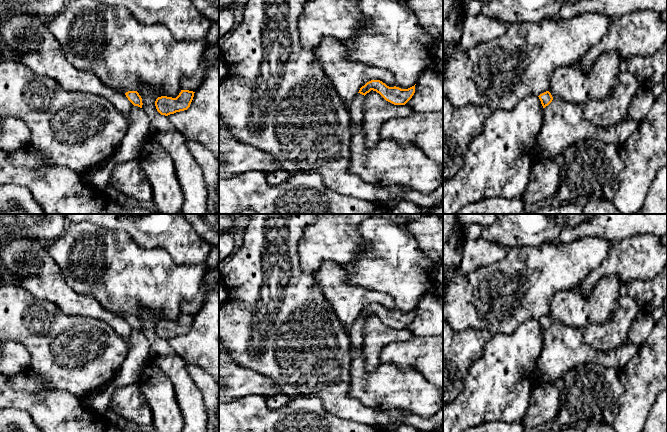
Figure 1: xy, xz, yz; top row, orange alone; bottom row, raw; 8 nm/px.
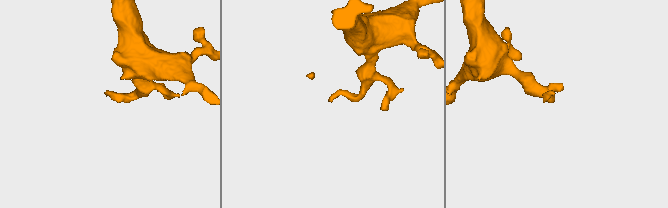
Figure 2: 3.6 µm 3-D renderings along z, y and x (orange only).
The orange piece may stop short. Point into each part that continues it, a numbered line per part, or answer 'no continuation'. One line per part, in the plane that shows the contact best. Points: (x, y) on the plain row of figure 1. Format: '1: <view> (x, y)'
1: yz (564, 348)

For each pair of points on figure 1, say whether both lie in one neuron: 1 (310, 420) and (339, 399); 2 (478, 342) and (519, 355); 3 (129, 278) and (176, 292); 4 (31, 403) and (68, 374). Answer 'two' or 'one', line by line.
1: two
2: two
3: one
4: two

